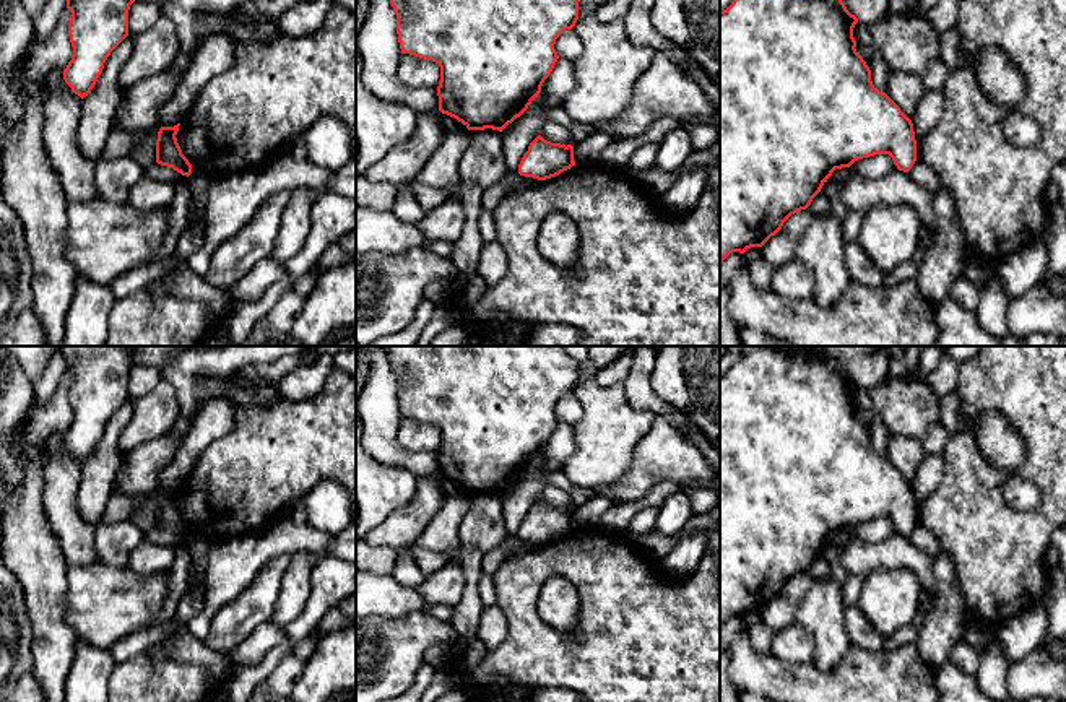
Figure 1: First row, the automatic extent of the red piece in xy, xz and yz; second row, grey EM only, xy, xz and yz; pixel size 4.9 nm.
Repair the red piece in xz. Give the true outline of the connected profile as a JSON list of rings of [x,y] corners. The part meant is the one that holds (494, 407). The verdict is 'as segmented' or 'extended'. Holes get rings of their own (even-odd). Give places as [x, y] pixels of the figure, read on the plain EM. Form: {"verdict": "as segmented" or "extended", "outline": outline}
{"verdict": "as segmented", "outline": [[[385,346],[396,379],[401,418],[432,424],[440,431],[439,474],[468,494],[502,496],[541,457],[559,419],[556,403],[578,384],[580,362],[564,346]]]}

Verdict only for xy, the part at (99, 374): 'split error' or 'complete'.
complete

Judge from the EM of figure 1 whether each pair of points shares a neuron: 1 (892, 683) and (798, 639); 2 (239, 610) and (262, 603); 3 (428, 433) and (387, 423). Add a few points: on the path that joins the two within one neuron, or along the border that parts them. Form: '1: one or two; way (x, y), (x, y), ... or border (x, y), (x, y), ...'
1: two; border (775, 655), (787, 662), (813, 662)
2: one; way (244, 610), (257, 603)
3: two; border (400, 418), (398, 442), (407, 450), (426, 452)

